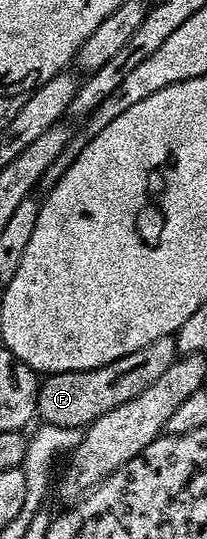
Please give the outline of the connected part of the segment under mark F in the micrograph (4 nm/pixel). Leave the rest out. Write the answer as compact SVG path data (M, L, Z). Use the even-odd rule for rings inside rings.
M173 337L161 338L100 368L45 375L38 383L37 417L42 418L41 421L48 426L88 427L97 418L104 416L104 412L112 412L112 408L120 408L120 404L128 404L128 400L140 396L140 392L149 388L178 355Z

